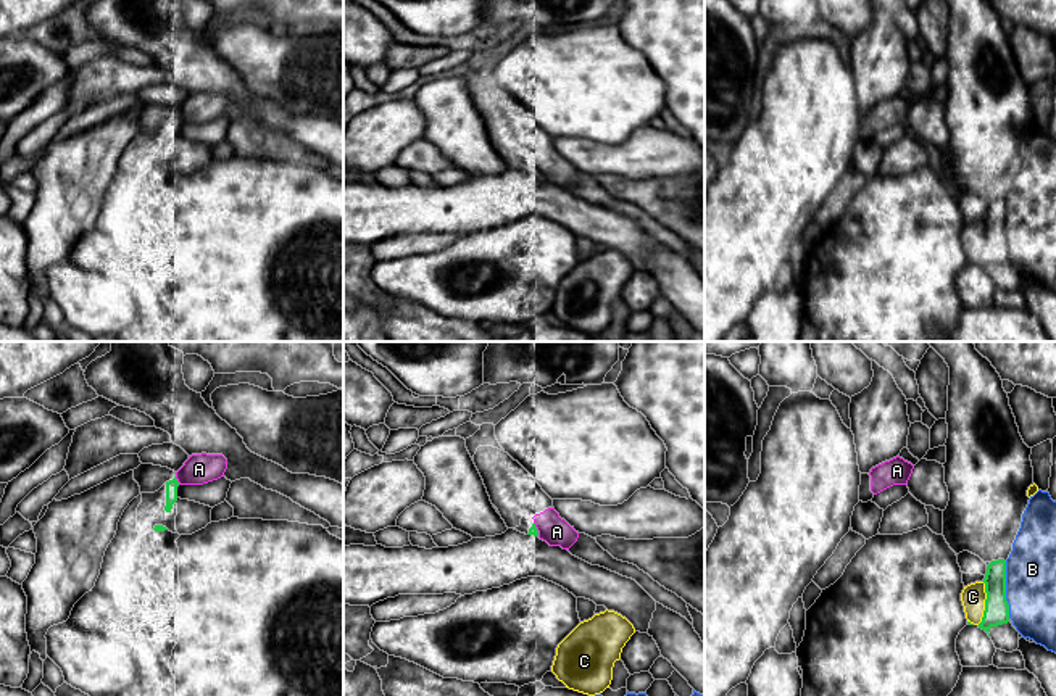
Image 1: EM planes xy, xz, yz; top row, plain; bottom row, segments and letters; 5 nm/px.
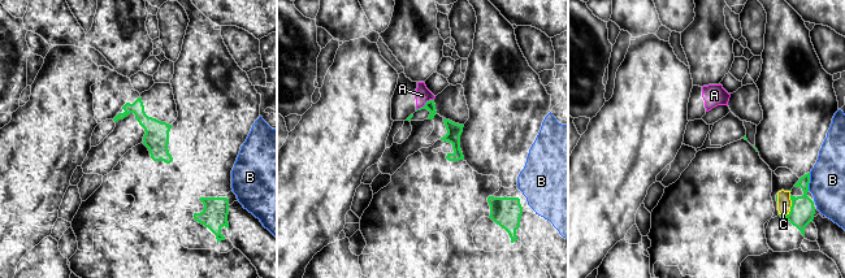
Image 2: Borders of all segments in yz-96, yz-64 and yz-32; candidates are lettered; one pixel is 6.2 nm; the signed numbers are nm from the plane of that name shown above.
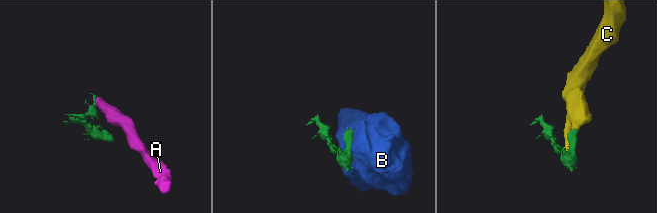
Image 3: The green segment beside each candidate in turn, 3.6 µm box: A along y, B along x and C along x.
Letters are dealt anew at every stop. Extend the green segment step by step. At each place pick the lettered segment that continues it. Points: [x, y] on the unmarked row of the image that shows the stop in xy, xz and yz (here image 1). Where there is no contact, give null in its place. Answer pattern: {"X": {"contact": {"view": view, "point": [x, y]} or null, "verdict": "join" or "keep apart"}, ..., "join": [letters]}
{"A": {"contact": {"view": "xy", "point": [176, 120]}, "verdict": "keep apart"}, "B": {"contact": {"view": "yz", "point": [1005, 229]}, "verdict": "keep apart"}, "C": {"contact": {"view": "yz", "point": [985, 242]}, "verdict": "join"}, "join": ["C"]}

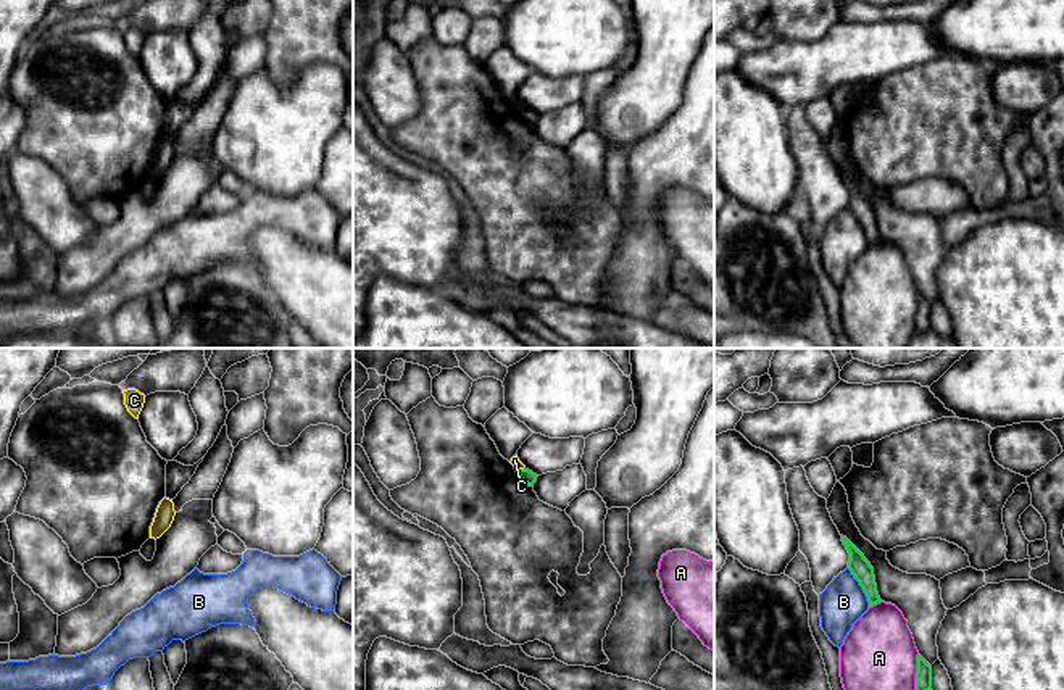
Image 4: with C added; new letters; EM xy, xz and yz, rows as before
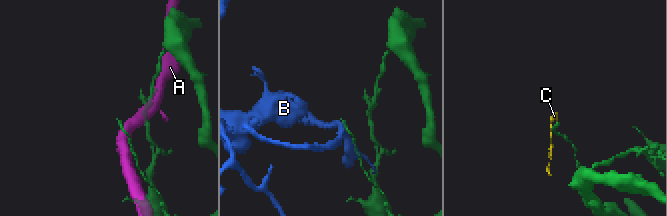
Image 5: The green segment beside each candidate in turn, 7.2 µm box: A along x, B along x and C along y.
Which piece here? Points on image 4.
{"A": {"contact": {"view": "yz", "point": [916, 311]}, "verdict": "keep apart"}, "B": {"contact": {"view": "yz", "point": [861, 224]}, "verdict": "keep apart"}, "C": {"contact": {"view": "xz", "point": [519, 108]}, "verdict": "join"}, "join": ["C"]}

